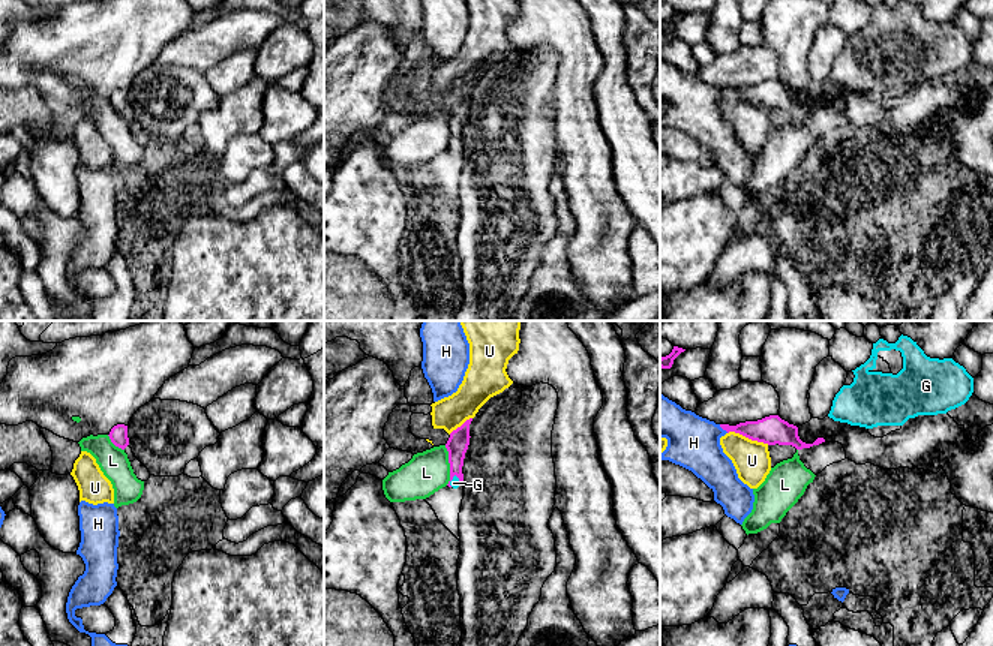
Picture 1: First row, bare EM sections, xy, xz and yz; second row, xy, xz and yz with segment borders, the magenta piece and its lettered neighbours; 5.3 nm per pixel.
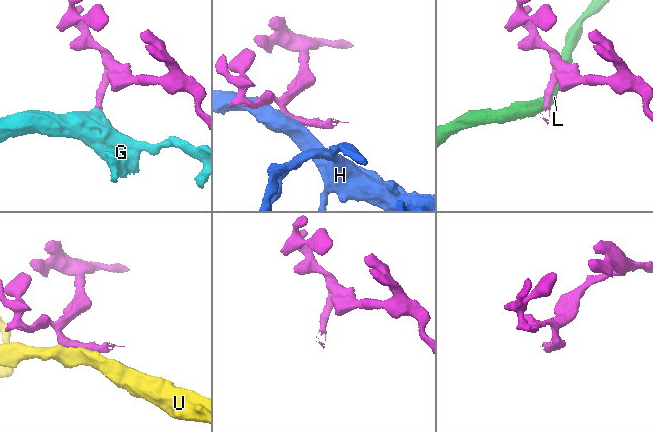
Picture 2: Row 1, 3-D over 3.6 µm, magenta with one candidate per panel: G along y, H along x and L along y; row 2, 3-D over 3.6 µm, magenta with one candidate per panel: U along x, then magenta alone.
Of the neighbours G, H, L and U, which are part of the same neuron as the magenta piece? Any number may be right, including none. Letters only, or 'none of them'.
G

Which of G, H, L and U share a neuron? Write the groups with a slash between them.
G / H / L / U

